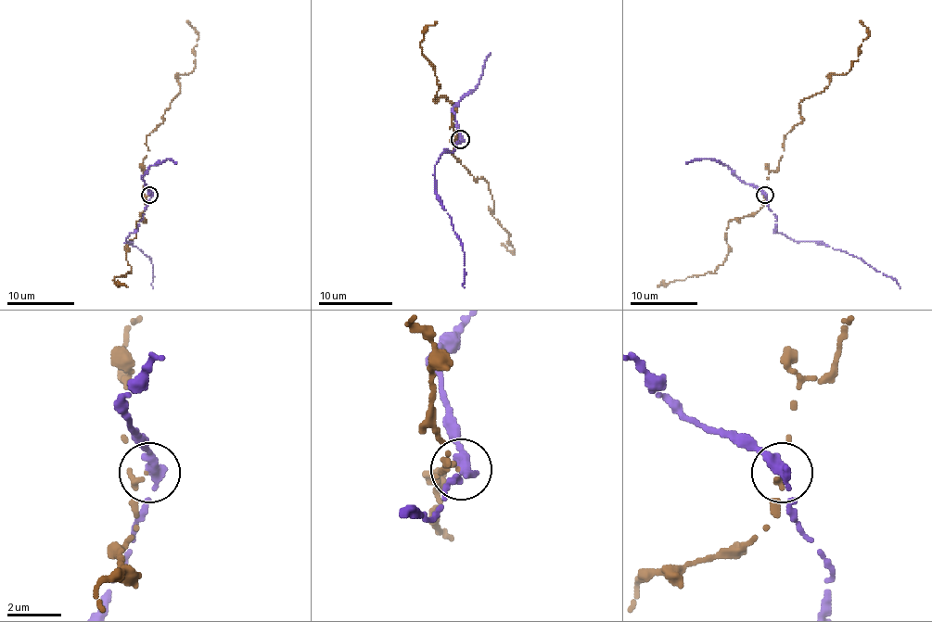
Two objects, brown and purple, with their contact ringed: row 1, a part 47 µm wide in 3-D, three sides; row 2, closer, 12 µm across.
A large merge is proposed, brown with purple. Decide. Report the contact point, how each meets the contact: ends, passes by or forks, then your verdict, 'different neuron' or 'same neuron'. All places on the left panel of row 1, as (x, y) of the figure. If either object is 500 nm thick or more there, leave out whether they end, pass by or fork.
place (149, 195); brown ends; purple passes by; different neuron

